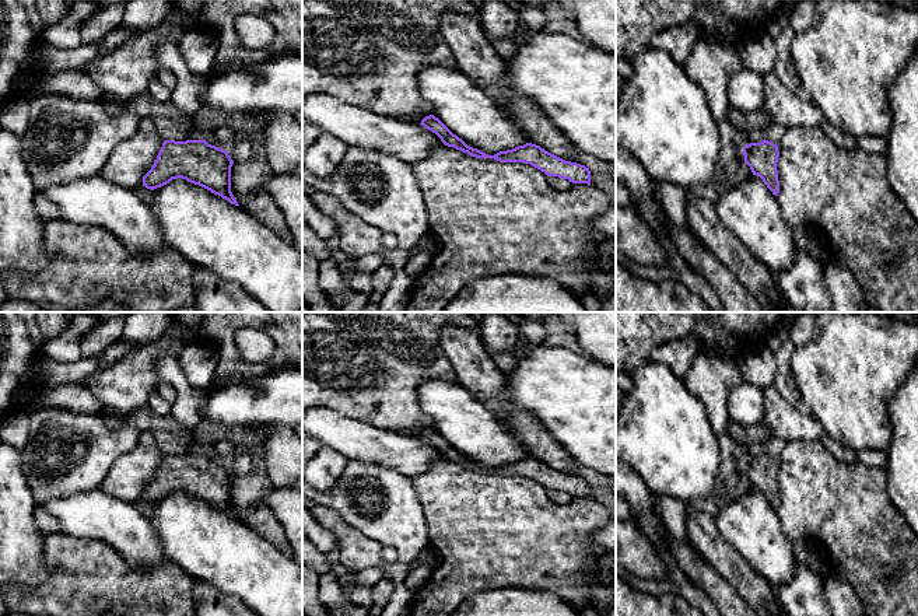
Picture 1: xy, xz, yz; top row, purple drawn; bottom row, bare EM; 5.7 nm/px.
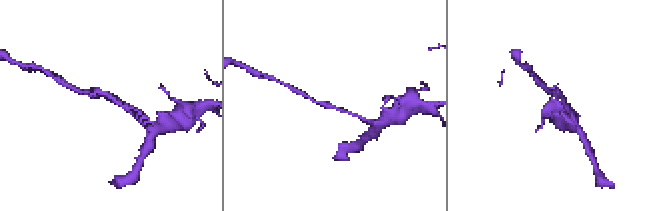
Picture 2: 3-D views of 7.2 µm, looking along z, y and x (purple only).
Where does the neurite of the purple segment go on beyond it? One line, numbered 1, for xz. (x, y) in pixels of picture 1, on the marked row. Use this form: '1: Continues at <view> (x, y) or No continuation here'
1: No continuation here

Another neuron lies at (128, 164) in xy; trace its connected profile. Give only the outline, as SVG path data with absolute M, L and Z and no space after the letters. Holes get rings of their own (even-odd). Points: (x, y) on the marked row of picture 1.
M151 118L140 119L136 134L122 141L109 155L99 175L133 190L146 204L153 202L153 190L143 185L143 176L154 165L165 139L157 132Z

